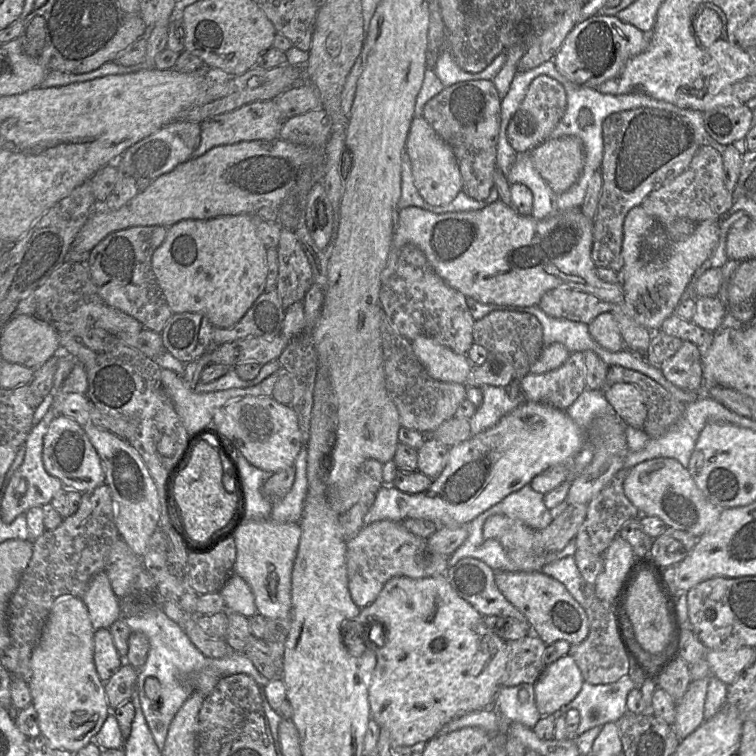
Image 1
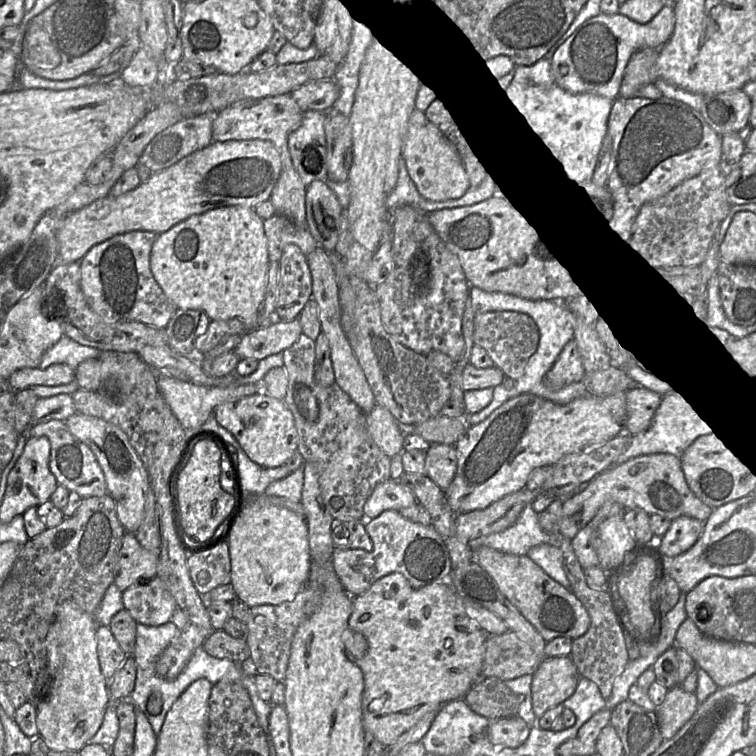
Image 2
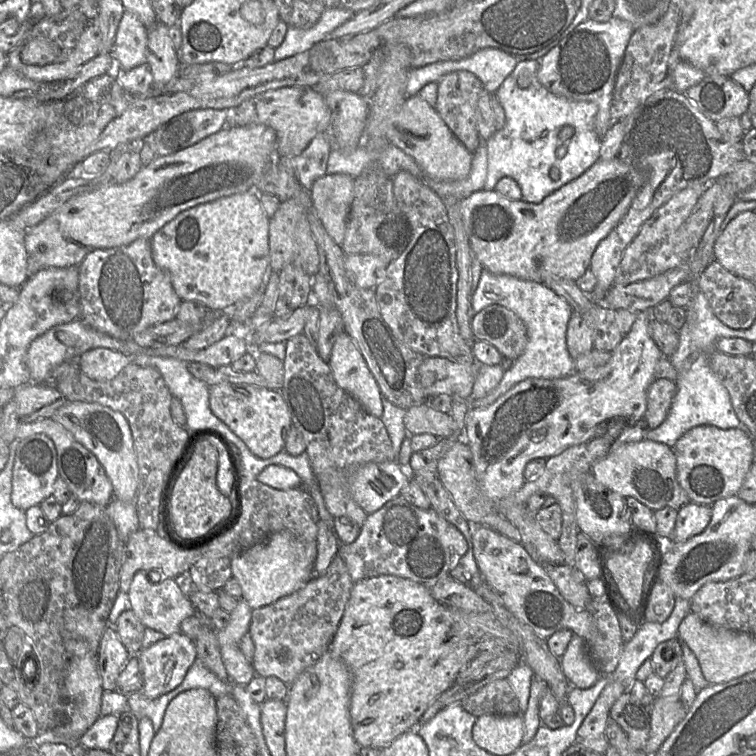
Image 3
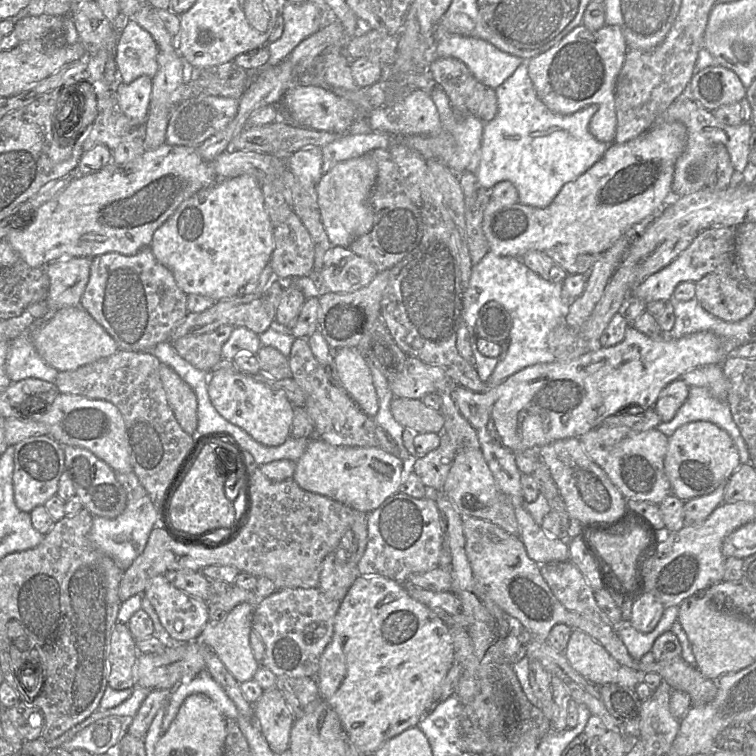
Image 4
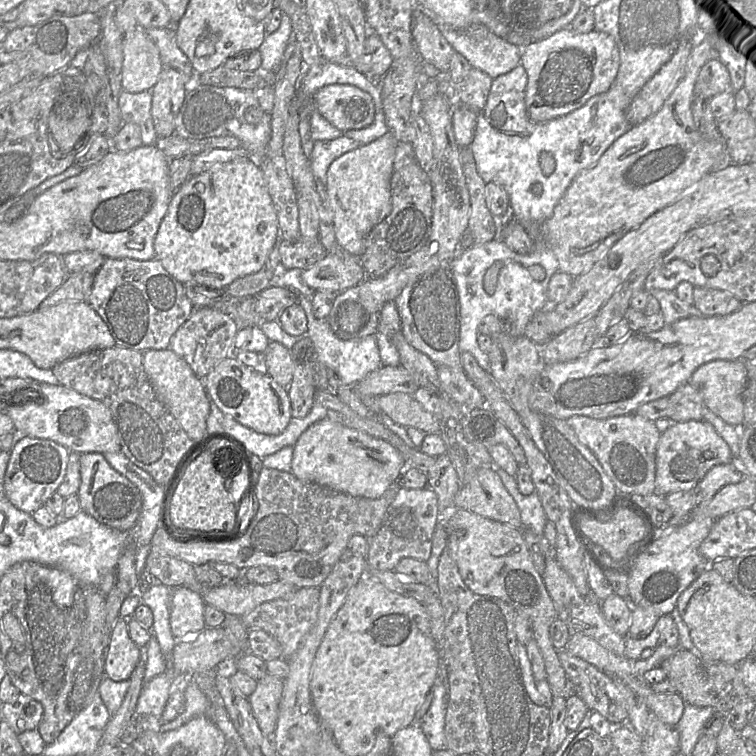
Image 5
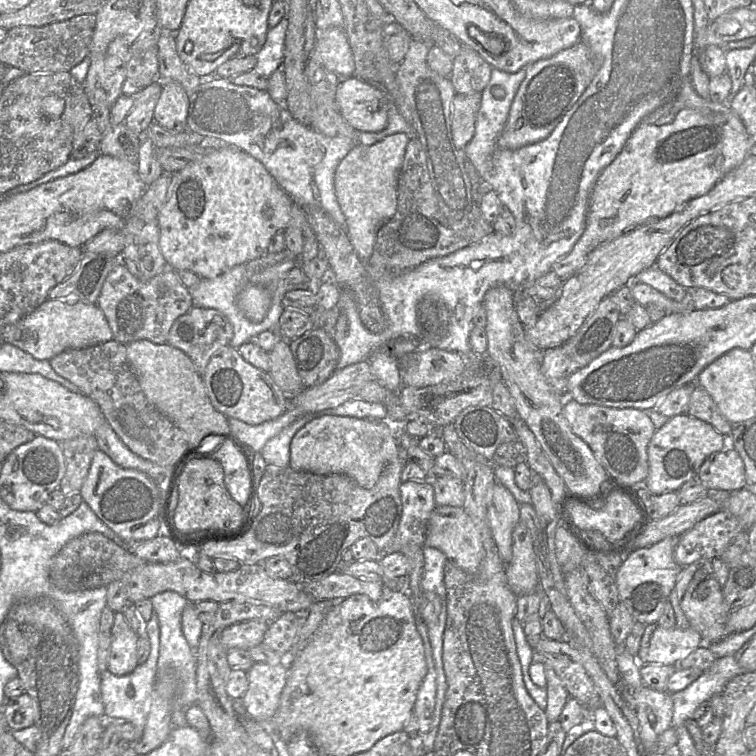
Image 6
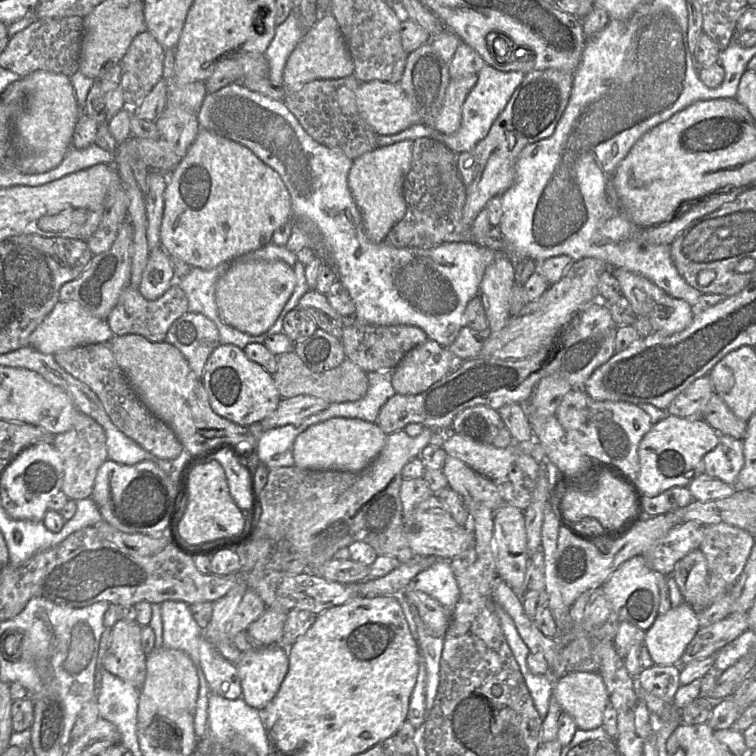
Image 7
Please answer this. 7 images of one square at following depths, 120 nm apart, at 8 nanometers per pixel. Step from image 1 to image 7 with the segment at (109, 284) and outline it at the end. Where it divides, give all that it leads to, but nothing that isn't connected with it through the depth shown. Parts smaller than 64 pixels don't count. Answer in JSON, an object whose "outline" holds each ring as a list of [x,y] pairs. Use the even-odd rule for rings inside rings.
{"outline":[[[176,282],[160,298],[153,301],[145,299],[137,288],[129,284],[106,320],[114,336],[138,334],[151,342],[159,343],[165,341],[172,323],[187,312],[188,298]]]}

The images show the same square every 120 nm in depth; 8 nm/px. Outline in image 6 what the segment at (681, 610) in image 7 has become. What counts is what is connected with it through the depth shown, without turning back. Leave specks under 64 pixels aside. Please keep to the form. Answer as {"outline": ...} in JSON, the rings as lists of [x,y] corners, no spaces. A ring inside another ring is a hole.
{"outline":[[[657,626],[649,641],[646,663],[634,655],[635,664],[638,667],[645,664],[661,664],[678,668],[679,663],[702,643],[701,635],[691,627],[665,629]]]}

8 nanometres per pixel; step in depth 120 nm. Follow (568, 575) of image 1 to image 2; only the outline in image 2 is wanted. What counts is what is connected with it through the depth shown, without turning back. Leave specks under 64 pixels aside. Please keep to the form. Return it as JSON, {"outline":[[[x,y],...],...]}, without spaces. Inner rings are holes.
{"outline":[[[540,544],[529,549],[527,556],[565,589],[571,584],[563,570],[563,556],[558,545]]]}

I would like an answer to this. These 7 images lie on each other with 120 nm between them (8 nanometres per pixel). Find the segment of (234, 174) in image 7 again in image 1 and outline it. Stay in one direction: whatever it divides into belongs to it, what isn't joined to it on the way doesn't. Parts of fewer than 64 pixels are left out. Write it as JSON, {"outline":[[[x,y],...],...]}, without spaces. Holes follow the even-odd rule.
{"outline":[[[253,214],[183,220],[168,228],[164,242],[152,256],[152,270],[174,314],[192,312],[207,317],[214,327],[231,328],[265,292],[267,247],[259,238]]]}

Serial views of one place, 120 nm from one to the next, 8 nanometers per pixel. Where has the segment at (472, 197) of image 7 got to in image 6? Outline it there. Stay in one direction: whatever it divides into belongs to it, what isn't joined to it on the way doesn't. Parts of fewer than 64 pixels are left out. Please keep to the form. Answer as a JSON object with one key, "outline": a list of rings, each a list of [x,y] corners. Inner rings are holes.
{"outline":[[[582,41],[560,51],[554,56],[538,60],[526,68],[526,77],[520,84],[511,104],[508,119],[498,139],[502,149],[515,150],[546,139],[568,110],[578,101],[580,96],[591,83],[598,70],[598,63],[589,48]]]}

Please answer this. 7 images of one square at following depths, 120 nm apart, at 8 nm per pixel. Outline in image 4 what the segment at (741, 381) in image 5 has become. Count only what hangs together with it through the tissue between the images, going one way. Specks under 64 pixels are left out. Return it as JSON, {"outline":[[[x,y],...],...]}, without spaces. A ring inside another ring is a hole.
{"outline":[[[706,364],[688,370],[680,377],[689,387],[707,388],[719,399],[727,399],[729,383],[722,369],[722,364]]]}

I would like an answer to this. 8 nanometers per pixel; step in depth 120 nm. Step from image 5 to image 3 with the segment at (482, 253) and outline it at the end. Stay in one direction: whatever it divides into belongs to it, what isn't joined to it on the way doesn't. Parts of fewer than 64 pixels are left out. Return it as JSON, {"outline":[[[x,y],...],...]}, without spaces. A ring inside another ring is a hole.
{"outline":[[[483,269],[478,286],[472,296],[474,315],[490,305],[501,305],[521,318],[527,328],[528,342],[520,357],[512,361],[499,384],[486,396],[471,400],[469,408],[480,409],[493,404],[517,383],[527,378],[557,379],[577,372],[566,343],[566,333],[572,315],[571,306],[543,283],[522,280],[510,275],[493,274]]]}

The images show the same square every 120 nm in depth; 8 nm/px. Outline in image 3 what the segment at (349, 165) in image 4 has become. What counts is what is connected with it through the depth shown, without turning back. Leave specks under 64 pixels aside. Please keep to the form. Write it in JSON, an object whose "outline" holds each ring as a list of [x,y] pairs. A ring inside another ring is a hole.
{"outline":[[[347,174],[324,175],[309,190],[314,211],[340,247],[345,237],[353,193],[354,179]]]}

